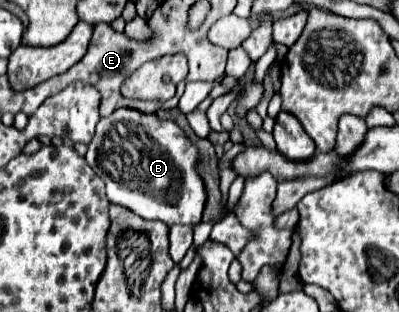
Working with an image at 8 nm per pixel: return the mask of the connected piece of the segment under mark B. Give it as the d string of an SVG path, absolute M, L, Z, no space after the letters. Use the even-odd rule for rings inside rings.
M120 107L112 117L100 119L84 159L106 183L106 197L110 203L120 203L144 219L160 219L168 225L200 223L206 191L196 173L198 149L186 139L176 123L164 121L154 113ZM116 129L136 129L138 141L124 141L122 131Z

